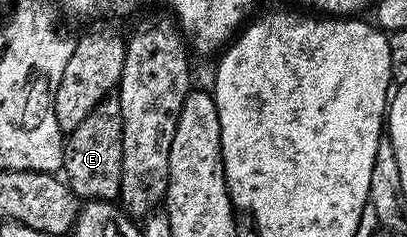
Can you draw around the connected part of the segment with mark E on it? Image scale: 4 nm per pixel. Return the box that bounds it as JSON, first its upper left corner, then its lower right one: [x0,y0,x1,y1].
[63,96,123,202]

